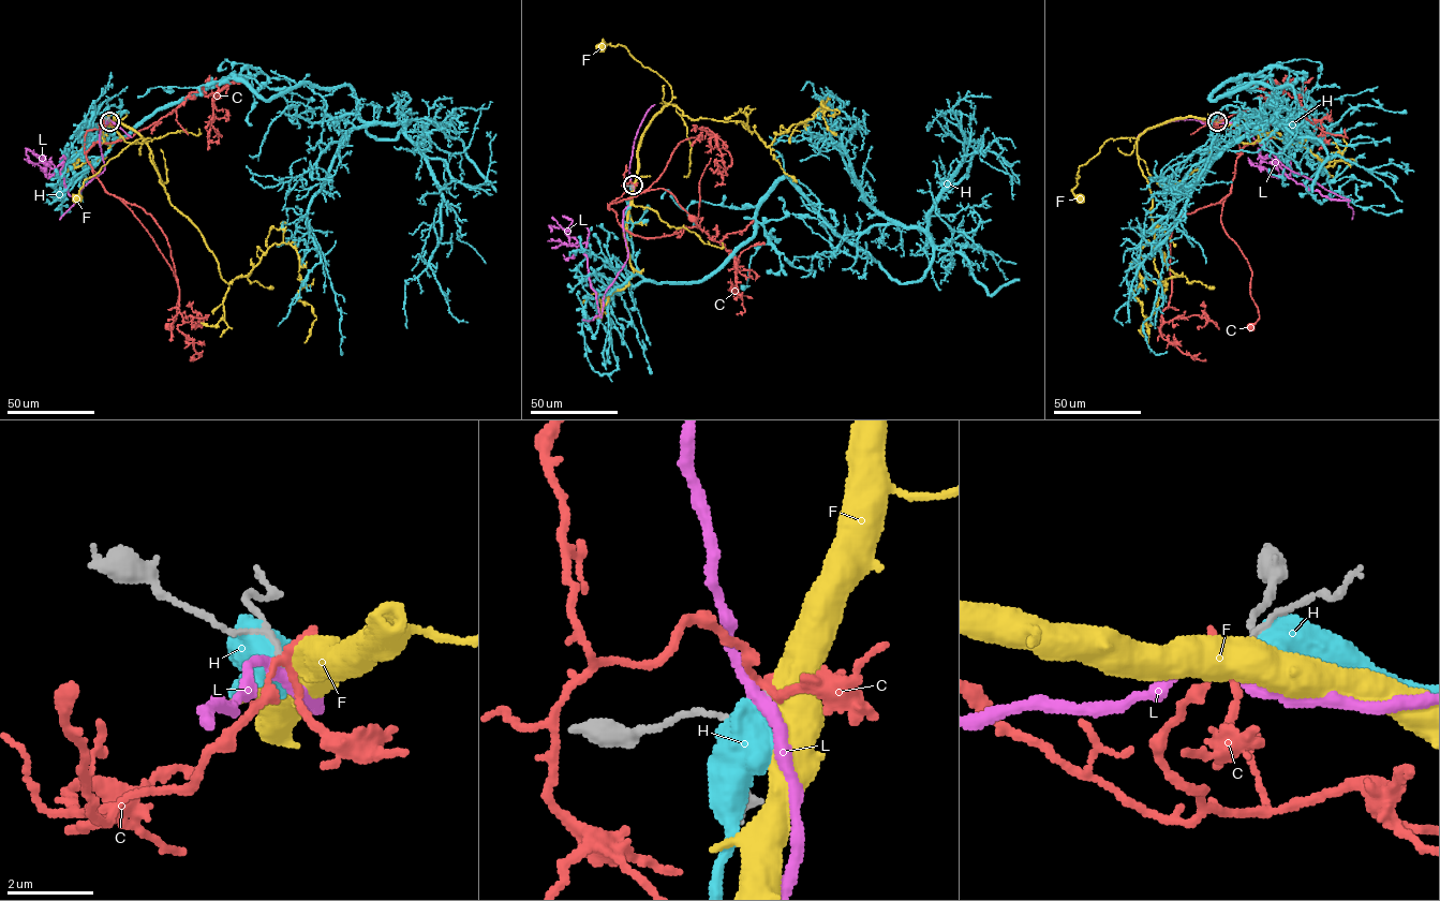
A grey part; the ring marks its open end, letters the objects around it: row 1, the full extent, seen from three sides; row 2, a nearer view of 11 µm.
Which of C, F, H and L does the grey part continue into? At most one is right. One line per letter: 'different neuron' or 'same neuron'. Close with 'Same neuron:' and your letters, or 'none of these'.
C: different neuron
F: same neuron
H: different neuron
L: different neuron
Same neuron: F

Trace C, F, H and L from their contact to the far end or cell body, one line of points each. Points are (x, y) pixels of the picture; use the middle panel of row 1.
C: (633, 185), (625, 183), (624, 193), (607, 207), (662, 188), (692, 217), (702, 218), (699, 226), (691, 218)
F: (633, 185), (639, 141), (672, 98), (671, 87), (625, 46), (606, 44), (603, 40), (600, 47)
H: (632, 186), (633, 255), (656, 282), (711, 276), (786, 178), (891, 279), (918, 282), (933, 245), (894, 223)
L: (633, 185), (623, 219), (627, 257), (606, 292), (600, 316), (587, 245), (570, 245), (572, 221), (564, 216)

